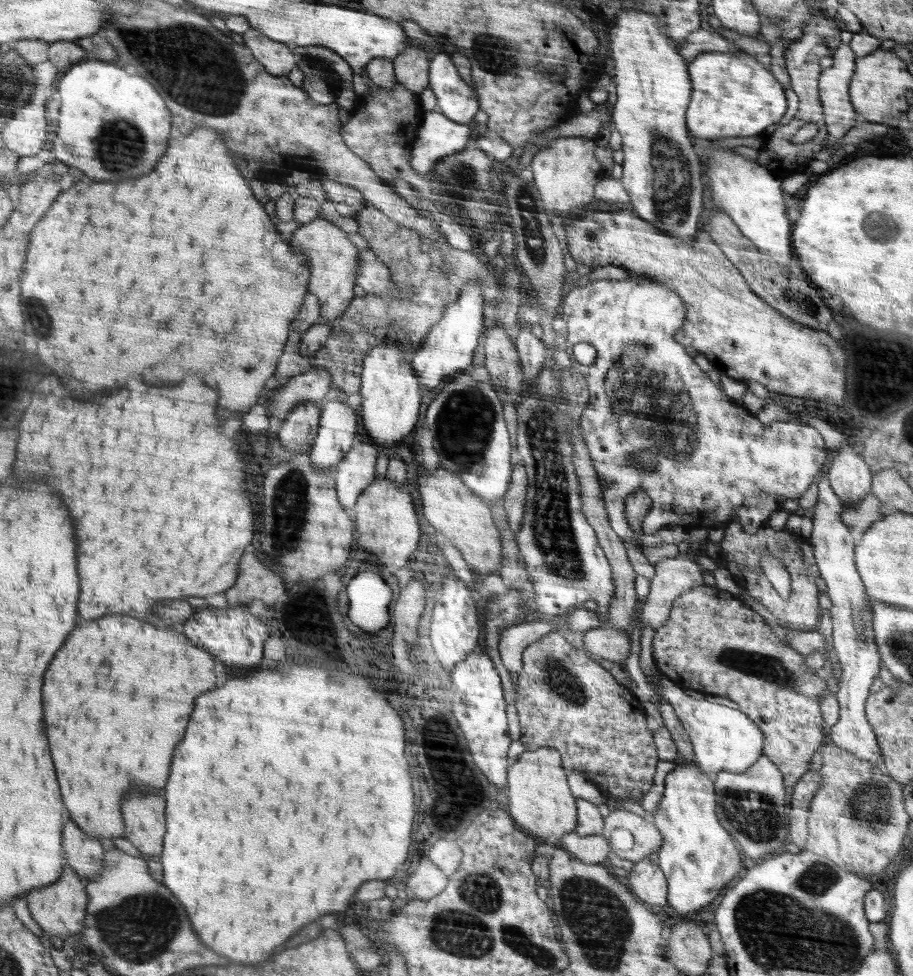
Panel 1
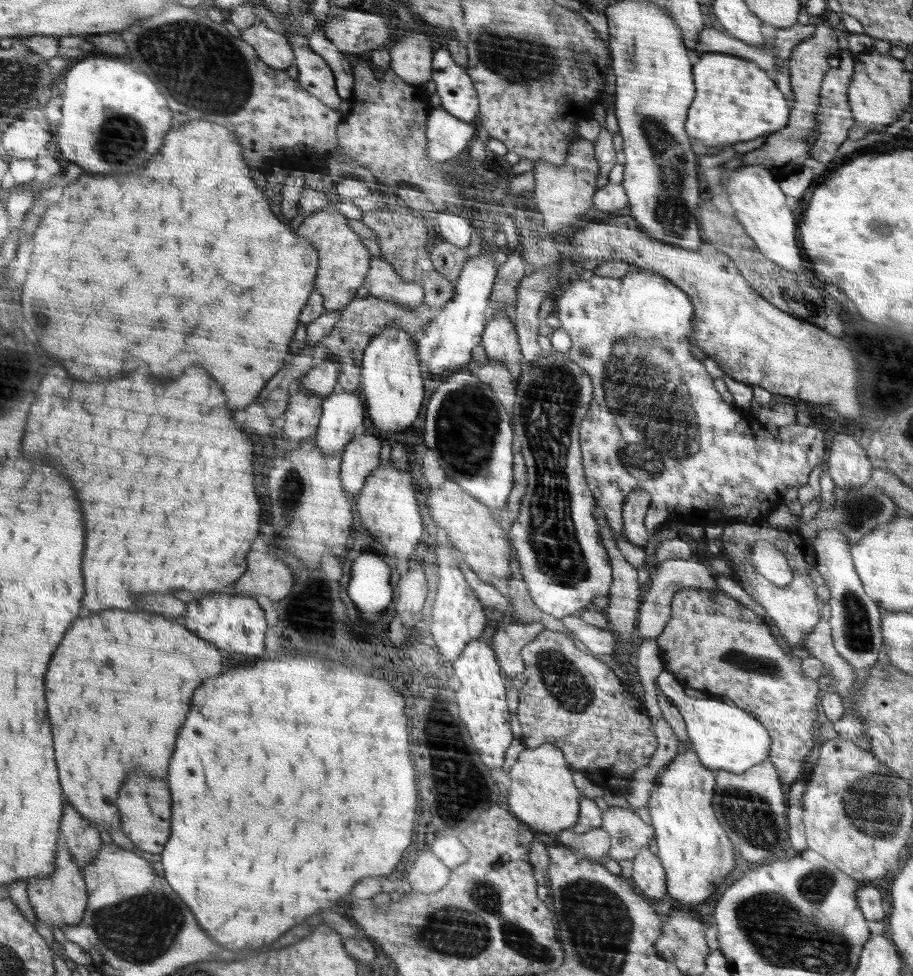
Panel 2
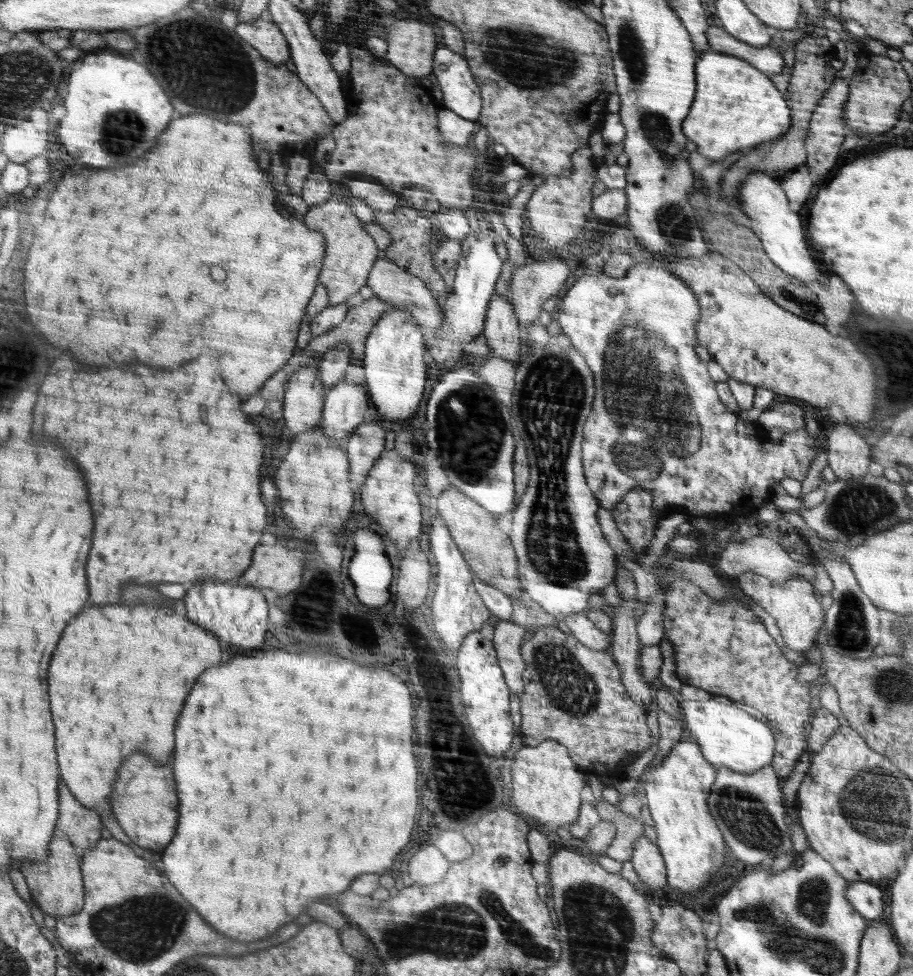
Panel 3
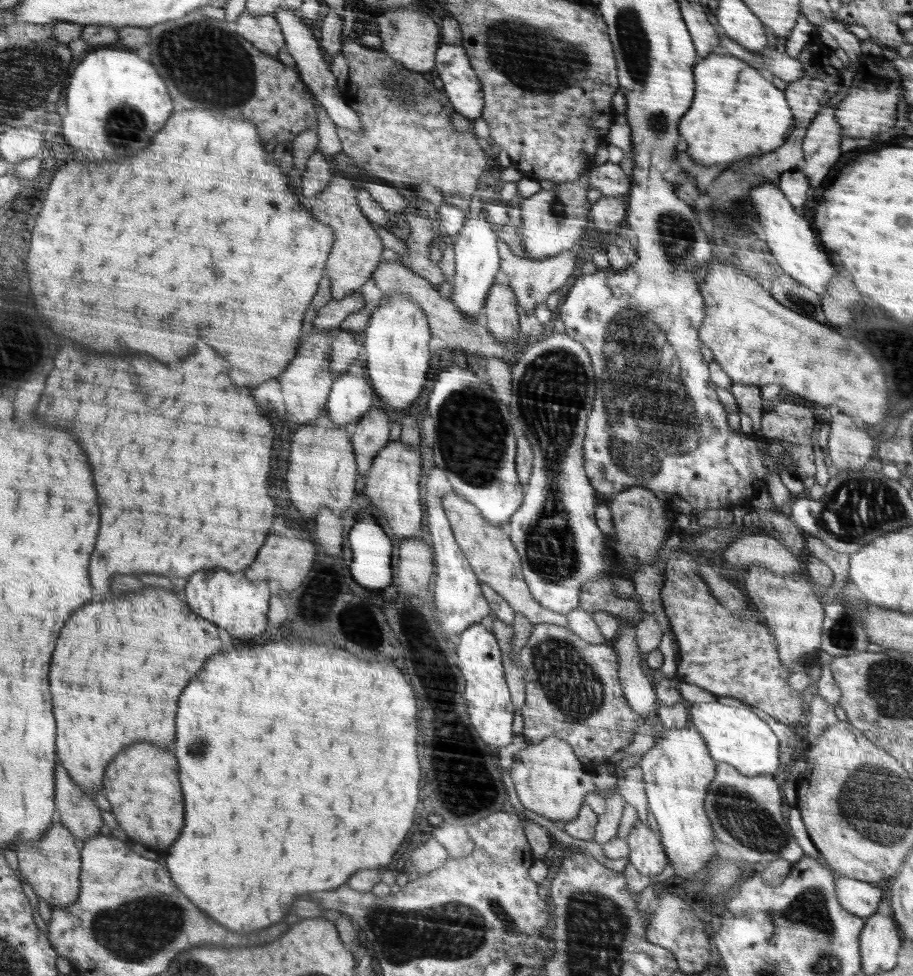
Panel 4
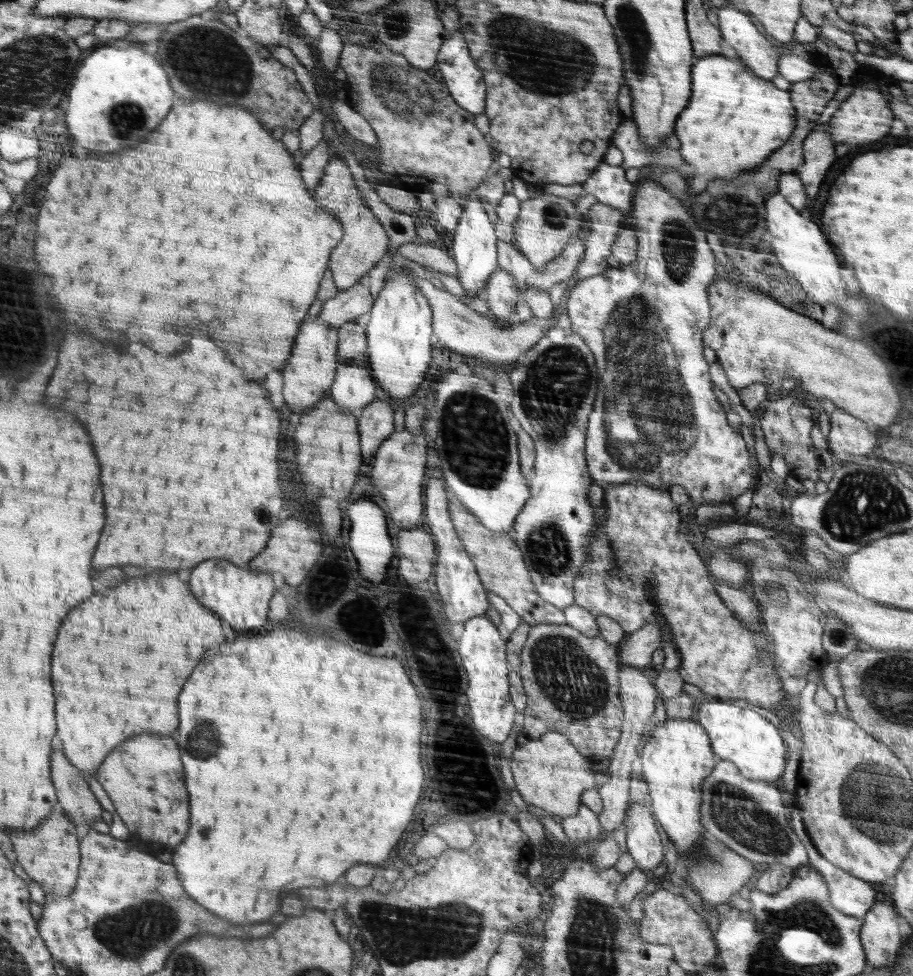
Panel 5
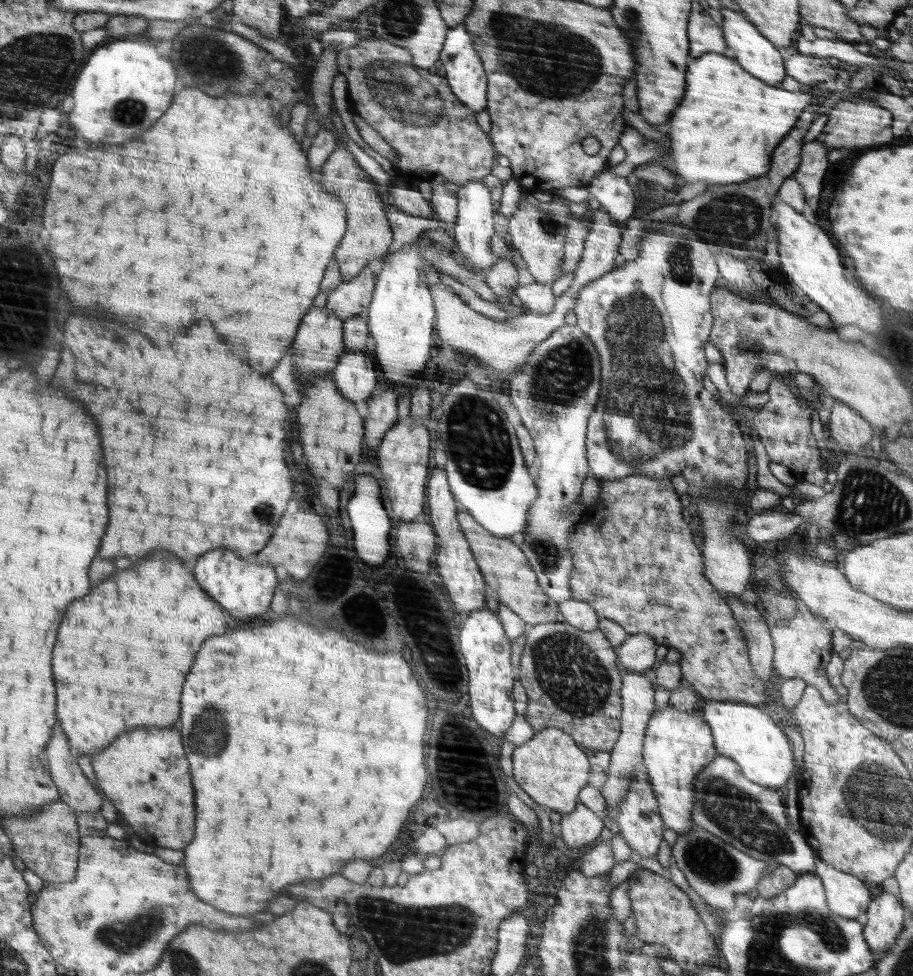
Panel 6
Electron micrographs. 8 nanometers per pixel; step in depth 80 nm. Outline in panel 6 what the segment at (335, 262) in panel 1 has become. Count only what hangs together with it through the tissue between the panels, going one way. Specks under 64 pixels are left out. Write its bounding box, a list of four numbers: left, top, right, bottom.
[318,146,393,282]

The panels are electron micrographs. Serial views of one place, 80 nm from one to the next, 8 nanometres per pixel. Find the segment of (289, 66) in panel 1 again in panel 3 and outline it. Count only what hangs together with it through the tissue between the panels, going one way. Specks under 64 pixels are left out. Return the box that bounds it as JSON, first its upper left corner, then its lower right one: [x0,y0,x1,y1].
[236,17,291,64]

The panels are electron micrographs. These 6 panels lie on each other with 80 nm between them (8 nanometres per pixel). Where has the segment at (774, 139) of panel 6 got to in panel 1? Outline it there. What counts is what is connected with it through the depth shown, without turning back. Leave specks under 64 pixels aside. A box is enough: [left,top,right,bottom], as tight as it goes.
[686,52,786,140]

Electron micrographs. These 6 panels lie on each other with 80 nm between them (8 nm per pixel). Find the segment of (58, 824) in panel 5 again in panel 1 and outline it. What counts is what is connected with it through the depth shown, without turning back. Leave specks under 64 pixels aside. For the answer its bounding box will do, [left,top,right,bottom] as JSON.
[27,864,89,943]

